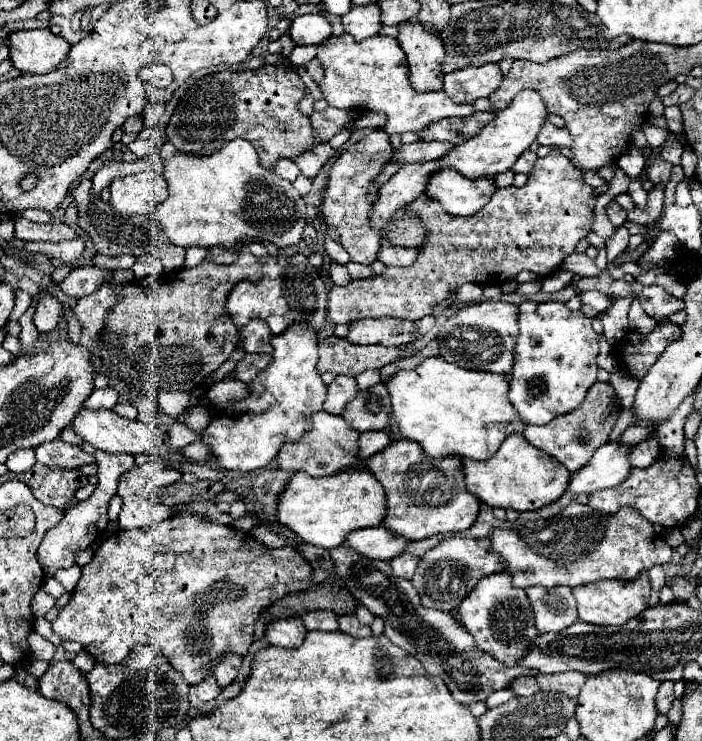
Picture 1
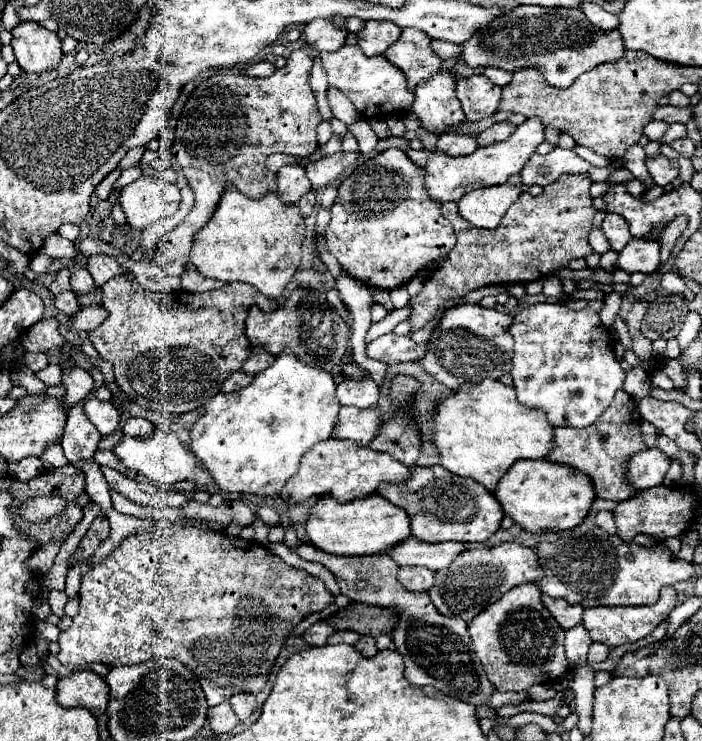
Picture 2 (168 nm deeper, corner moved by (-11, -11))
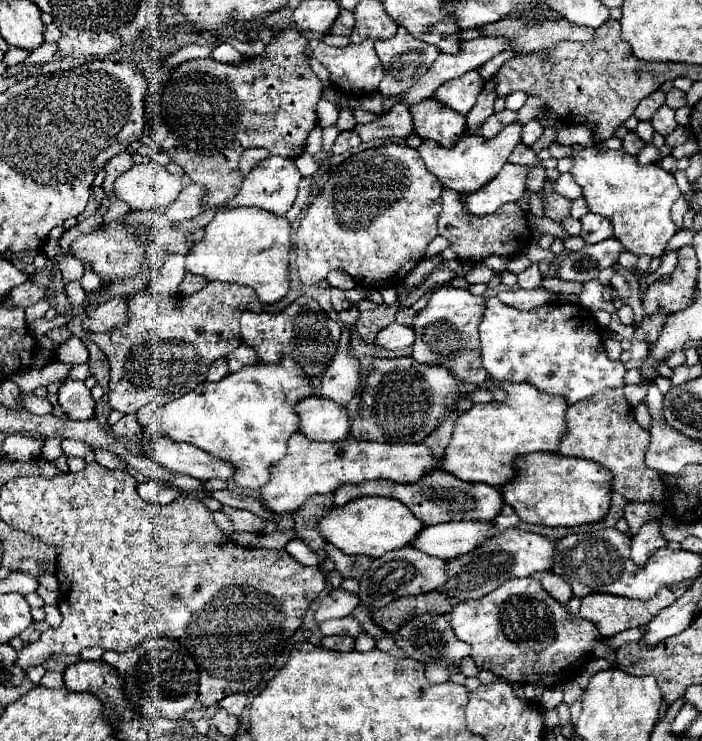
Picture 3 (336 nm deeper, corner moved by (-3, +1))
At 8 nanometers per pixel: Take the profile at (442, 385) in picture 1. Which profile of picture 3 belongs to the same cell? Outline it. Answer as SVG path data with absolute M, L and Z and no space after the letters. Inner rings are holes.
M503 382L501 388L507 392L505 402L475 404L457 418L455 434L443 456L443 466L459 480L501 488L515 476L517 458L531 452L559 452L559 442L567 432L567 398L539 392L531 384Z

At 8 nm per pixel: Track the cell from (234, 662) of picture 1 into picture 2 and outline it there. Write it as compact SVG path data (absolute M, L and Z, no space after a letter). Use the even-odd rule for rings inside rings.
M253 692L233 694L229 702L231 702L235 714L239 716L239 720L247 720L253 714L253 710L255 710L255 694Z

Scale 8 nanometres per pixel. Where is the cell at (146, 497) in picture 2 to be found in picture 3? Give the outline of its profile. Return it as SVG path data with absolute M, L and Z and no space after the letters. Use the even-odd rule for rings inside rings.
M153 480L143 482L137 486L137 492L143 500L153 502L155 506L165 506L177 500L177 490L171 486L165 486L163 482L153 482Z

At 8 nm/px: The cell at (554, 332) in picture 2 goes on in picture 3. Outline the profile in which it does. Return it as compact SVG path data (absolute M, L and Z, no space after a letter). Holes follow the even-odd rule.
M495 296L485 306L479 324L481 360L493 380L529 382L541 392L565 396L569 404L607 388L625 386L625 366L619 360L609 360L605 354L591 310L573 304L543 304L531 312L519 312Z

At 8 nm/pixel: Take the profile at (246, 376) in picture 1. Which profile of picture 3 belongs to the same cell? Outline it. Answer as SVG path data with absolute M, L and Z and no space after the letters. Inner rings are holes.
M219 358L219 360L215 360L215 362L211 364L211 368L209 368L209 372L207 372L207 380L209 380L209 382L219 382L219 380L223 380L227 374L229 374L229 372L227 372L227 362L225 362L225 358Z

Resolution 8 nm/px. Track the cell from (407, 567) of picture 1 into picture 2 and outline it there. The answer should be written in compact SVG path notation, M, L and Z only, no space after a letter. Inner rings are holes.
M401 566L397 572L397 580L405 590L411 592L425 592L431 588L435 580L435 572L421 568L421 566Z

